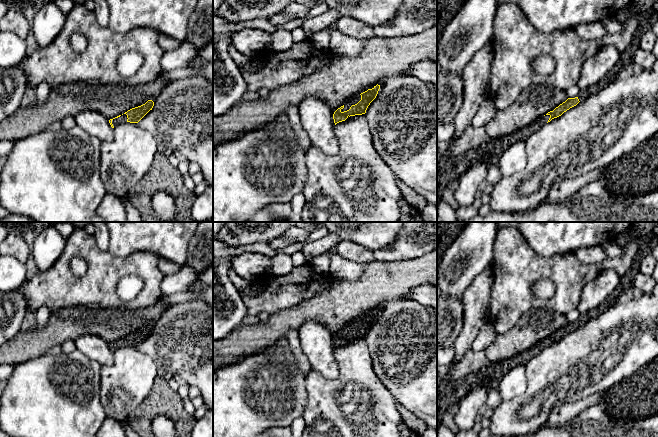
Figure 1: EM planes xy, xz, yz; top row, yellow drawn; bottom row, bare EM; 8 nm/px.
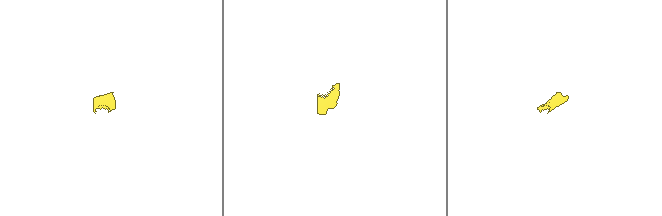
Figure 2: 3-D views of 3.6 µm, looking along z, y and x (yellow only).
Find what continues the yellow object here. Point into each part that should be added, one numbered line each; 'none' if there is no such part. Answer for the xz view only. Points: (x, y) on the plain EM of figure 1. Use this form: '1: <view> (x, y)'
1: xz (357, 322)

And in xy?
1: xy (123, 342)

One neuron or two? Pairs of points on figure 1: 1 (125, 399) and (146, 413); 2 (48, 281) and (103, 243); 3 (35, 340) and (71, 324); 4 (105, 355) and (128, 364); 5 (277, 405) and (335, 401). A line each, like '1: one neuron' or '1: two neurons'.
1: two neurons
2: two neurons
3: one neuron
4: two neurons
5: two neurons

